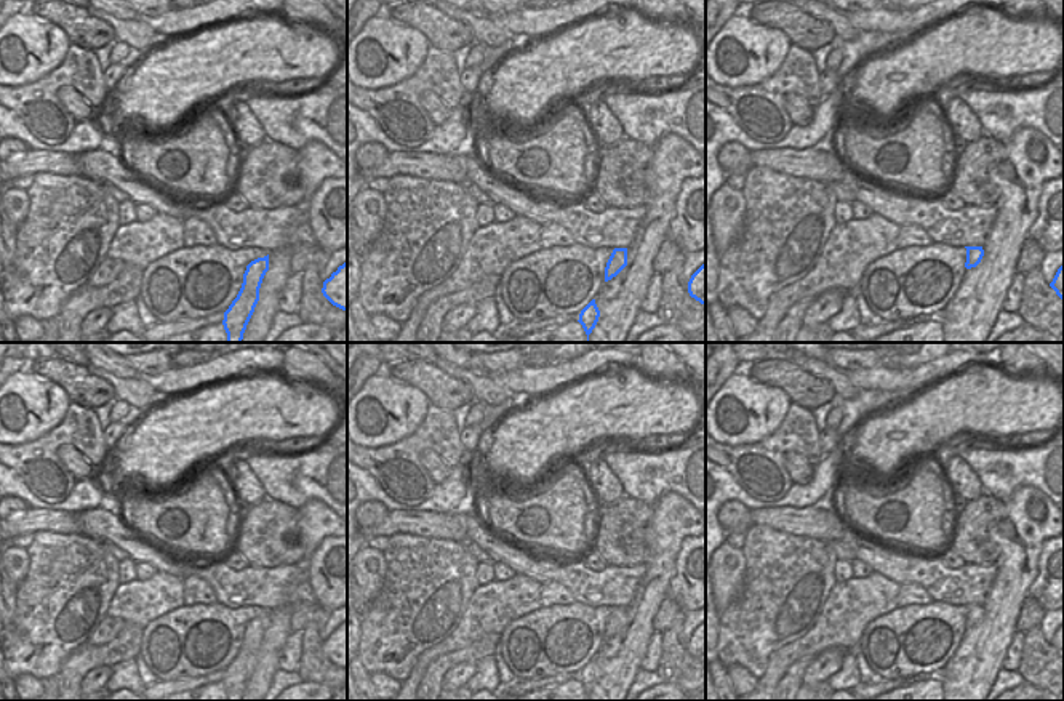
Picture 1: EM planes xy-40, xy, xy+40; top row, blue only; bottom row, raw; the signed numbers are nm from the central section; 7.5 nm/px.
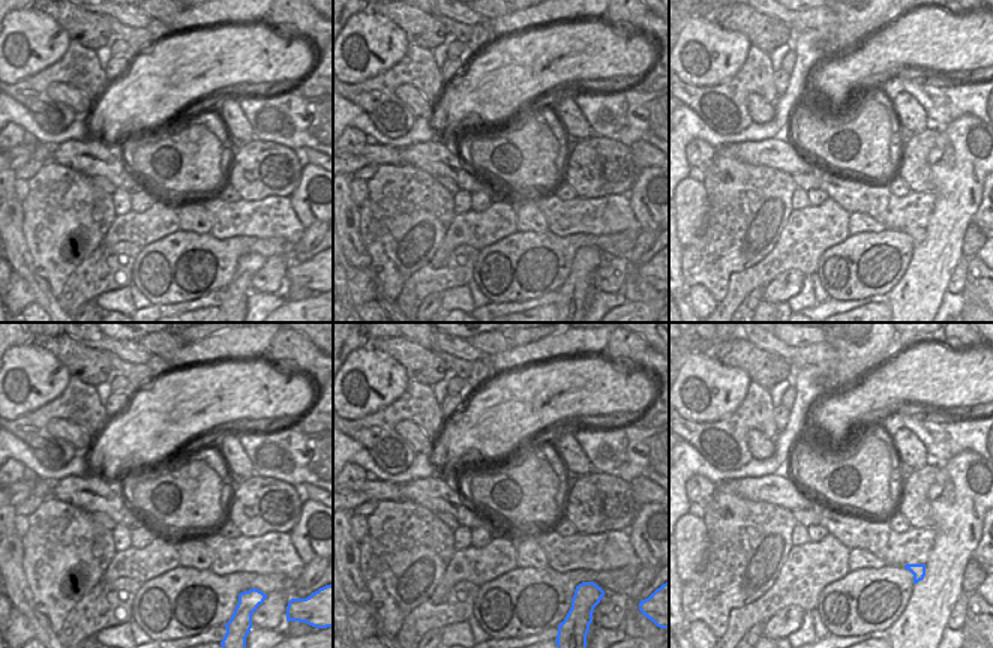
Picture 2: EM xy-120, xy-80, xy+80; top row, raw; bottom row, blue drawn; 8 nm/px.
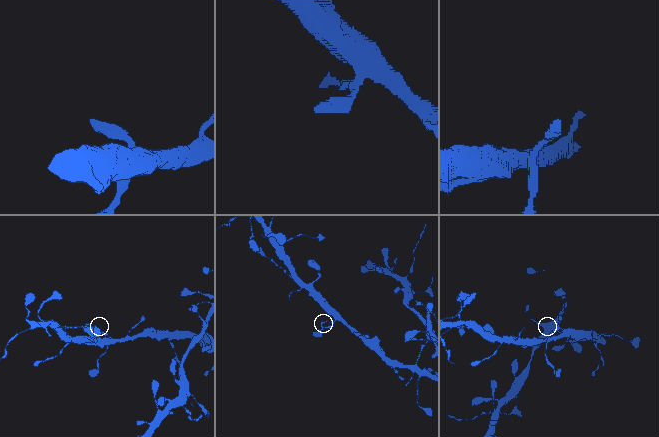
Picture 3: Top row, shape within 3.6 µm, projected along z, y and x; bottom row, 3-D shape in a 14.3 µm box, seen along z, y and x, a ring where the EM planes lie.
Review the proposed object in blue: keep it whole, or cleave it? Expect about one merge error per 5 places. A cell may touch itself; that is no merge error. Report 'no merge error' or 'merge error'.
no merge error

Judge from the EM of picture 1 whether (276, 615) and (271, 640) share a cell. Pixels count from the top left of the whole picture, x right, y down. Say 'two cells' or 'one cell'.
one cell

